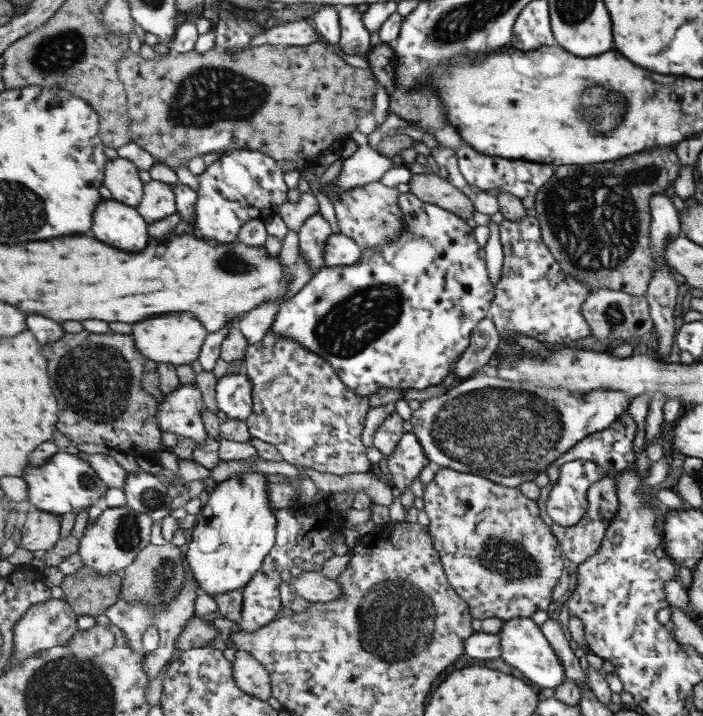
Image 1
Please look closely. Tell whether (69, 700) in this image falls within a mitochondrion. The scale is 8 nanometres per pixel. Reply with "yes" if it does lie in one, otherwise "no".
yes

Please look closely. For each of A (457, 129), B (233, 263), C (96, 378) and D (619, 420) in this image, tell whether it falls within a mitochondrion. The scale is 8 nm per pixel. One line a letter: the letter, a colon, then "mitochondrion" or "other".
A: other
B: mitochondrion
C: mitochondrion
D: other

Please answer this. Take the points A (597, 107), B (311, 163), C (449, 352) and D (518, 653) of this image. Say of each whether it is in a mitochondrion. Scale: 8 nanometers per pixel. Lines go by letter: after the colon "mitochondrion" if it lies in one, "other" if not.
A: mitochondrion
B: other
C: other
D: other

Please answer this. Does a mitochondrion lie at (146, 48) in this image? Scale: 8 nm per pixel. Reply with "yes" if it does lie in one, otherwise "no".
no

